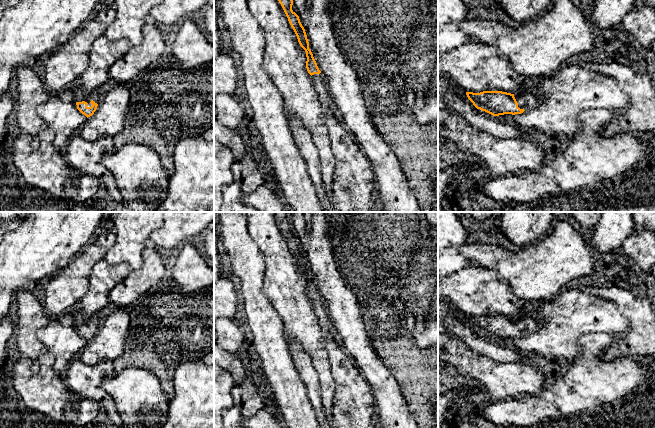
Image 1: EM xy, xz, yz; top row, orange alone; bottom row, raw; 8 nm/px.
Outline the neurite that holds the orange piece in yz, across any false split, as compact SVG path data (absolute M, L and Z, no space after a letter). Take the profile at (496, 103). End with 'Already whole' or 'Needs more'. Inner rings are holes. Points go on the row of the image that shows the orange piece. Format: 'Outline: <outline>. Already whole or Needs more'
Outline: M502 91L466 92L473 105L493 116L504 114L521 114L536 104L534 96L529 92L515 94Z. Needs more

